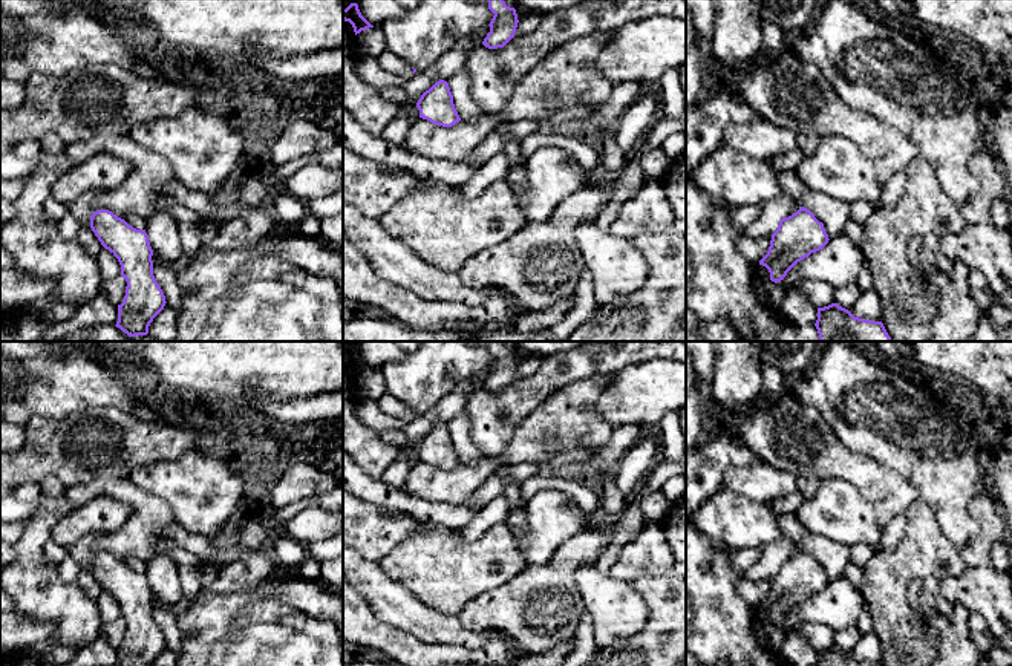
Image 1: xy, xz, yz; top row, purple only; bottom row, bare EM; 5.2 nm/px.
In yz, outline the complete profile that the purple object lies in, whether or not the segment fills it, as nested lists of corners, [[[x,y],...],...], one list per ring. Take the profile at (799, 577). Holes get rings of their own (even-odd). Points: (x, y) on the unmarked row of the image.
[[[799,550],[796,556],[779,563],[759,608],[766,609],[770,623],[778,626],[798,605],[822,593],[828,583],[824,566],[810,553]]]

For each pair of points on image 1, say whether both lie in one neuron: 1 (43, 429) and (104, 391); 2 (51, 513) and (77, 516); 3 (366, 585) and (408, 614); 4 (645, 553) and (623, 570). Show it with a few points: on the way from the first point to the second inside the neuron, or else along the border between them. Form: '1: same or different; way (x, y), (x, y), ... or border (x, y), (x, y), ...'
1: different; border (94, 406), (63, 417), (34, 415), (25, 424)
2: different; border (77, 507), (71, 509), (54, 524), (49, 538)
3: same; way (377, 588), (397, 607)
4: same; way (640, 556), (628, 567)

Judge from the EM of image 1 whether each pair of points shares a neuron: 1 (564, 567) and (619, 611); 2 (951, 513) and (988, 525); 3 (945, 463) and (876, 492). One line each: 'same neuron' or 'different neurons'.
1: different neurons
2: different neurons
3: different neurons

